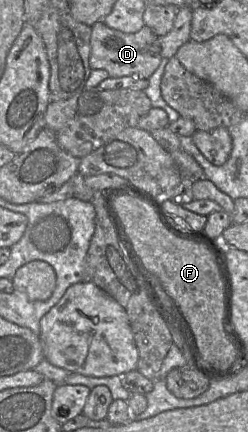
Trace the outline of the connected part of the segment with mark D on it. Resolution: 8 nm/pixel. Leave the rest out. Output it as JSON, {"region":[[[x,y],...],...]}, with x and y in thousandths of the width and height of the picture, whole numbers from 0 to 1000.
{"region":[[[415,49],[367,60],[359,153],[367,160],[415,160],[444,178],[540,176],[597,183],[649,144],[641,113],[625,106],[633,83],[621,72],[577,60],[544,76],[496,76],[427,60]]]}

